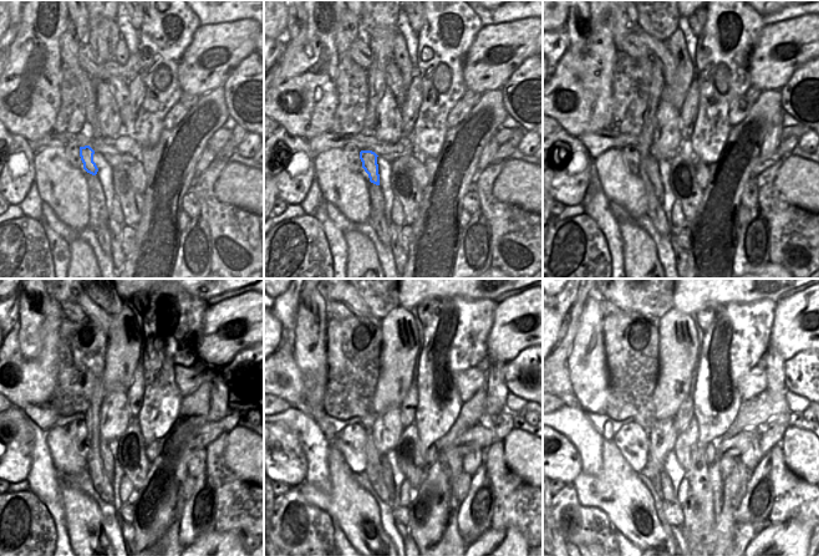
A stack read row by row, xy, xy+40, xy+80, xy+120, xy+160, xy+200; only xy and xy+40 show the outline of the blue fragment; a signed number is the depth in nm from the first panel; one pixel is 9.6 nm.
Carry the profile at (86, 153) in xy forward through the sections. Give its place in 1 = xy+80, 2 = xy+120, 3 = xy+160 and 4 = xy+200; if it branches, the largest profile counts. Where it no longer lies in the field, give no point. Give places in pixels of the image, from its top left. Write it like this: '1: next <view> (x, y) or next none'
1: next xy+80 (650, 164)
2: next xy+120 (108, 463)
3: next xy+160 (387, 470)
4: next xy+200 (667, 488)

